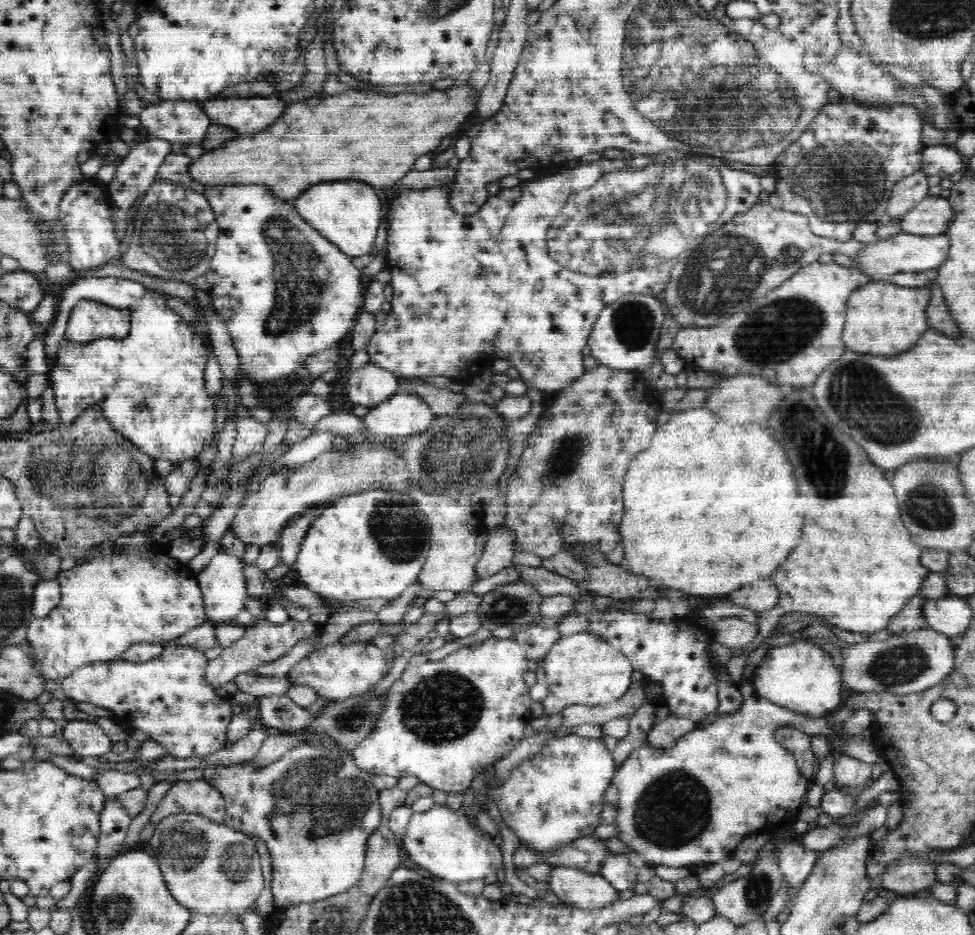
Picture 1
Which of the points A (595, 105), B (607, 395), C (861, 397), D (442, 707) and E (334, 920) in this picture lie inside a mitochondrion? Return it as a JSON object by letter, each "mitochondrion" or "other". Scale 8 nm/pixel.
{"A":"other","B":"other","C":"mitochondrion","D":"mitochondrion","E":"mitochondrion"}

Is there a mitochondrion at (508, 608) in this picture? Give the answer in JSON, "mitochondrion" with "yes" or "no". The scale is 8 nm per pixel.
{"mitochondrion":"yes"}

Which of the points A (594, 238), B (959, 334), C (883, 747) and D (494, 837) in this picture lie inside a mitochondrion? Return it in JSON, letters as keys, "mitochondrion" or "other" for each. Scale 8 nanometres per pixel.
{"A":"mitochondrion","B":"other","C":"other","D":"other"}

